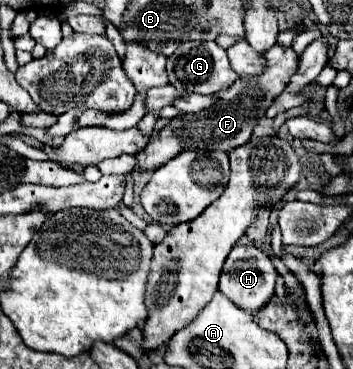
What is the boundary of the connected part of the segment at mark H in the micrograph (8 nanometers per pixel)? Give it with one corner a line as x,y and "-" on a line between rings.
237,244
221,270
221,280
219,280
219,290
237,306
241,306
241,310
249,310
249,312
257,312
259,308
263,308
271,296
275,294
275,282
277,282
277,270
273,266
273,262
267,258
265,252
251,248
251,246
241,246

